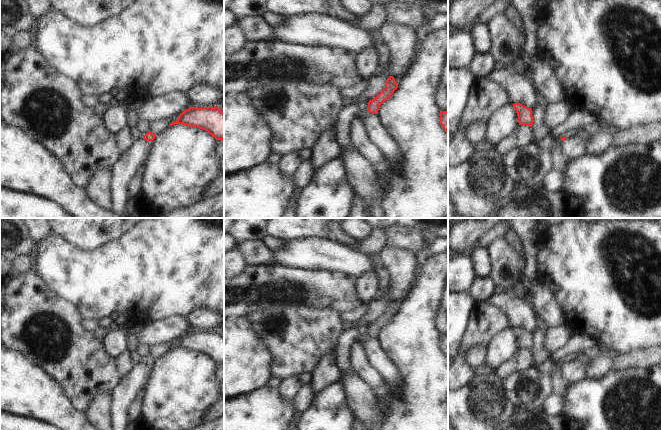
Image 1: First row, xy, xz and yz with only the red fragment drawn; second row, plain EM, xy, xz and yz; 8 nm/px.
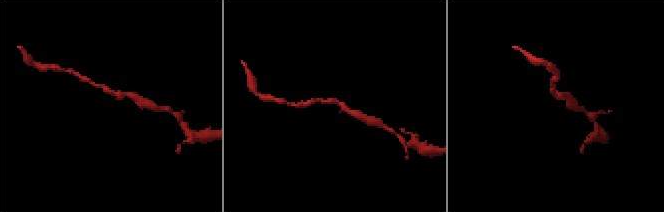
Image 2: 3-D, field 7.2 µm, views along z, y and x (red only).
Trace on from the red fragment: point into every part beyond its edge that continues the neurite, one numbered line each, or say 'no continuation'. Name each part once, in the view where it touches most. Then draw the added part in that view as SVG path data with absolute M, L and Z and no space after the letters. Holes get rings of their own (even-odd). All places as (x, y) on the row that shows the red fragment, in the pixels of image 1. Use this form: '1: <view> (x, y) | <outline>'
no continuation

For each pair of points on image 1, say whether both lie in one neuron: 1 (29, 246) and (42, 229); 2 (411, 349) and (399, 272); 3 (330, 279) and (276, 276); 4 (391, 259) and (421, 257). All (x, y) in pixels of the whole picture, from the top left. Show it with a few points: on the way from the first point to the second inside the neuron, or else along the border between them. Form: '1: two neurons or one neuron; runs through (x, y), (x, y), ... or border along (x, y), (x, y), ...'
1: two neurons; border along (26, 228), (29, 237), (35, 243)
2: two neurons; border along (407, 295), (404, 298)
3: one neuron; runs through (317, 279), (289, 279)
4: two neurons; border along (416, 256), (414, 277)

